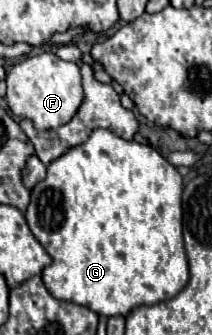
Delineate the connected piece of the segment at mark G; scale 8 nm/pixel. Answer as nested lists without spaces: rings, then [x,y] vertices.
[[[100,128],[94,130],[84,144],[70,148],[64,156],[54,160],[48,166],[46,180],[36,184],[36,188],[32,190],[32,200],[24,214],[32,234],[52,256],[52,264],[48,268],[44,268],[44,272],[42,272],[42,280],[44,280],[46,288],[52,292],[52,296],[56,296],[58,300],[64,300],[64,302],[86,306],[100,316],[124,316],[126,318],[132,310],[136,310],[140,306],[152,306],[152,304],[164,302],[166,298],[170,300],[180,290],[184,290],[190,274],[188,274],[188,258],[186,258],[184,240],[182,240],[182,190],[184,190],[184,184],[182,184],[180,172],[156,148],[152,148],[150,144],[140,144],[136,140],[124,140],[124,138],[116,136],[114,132],[100,130]]]

